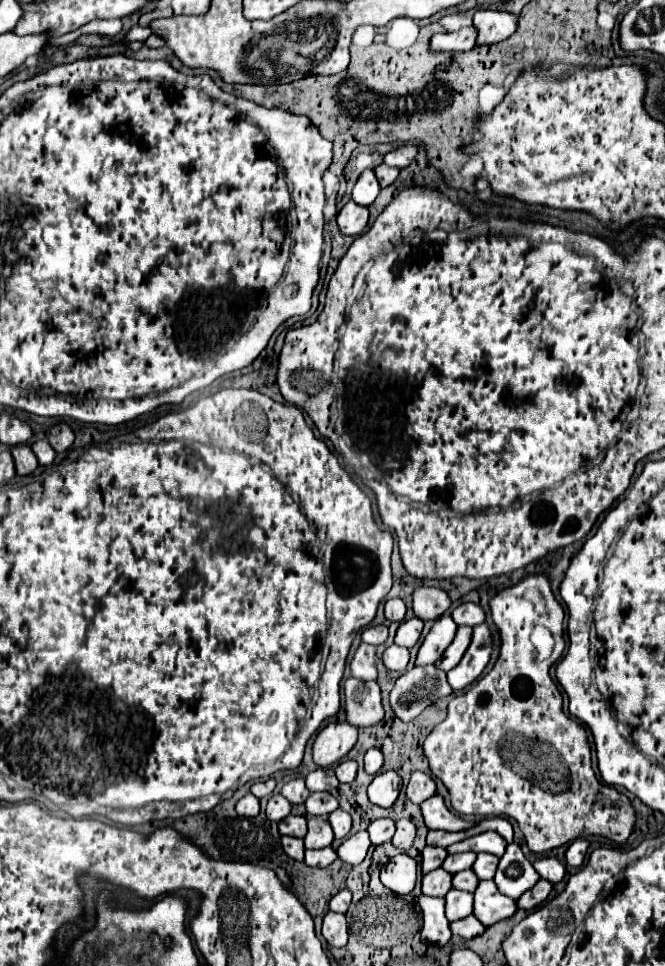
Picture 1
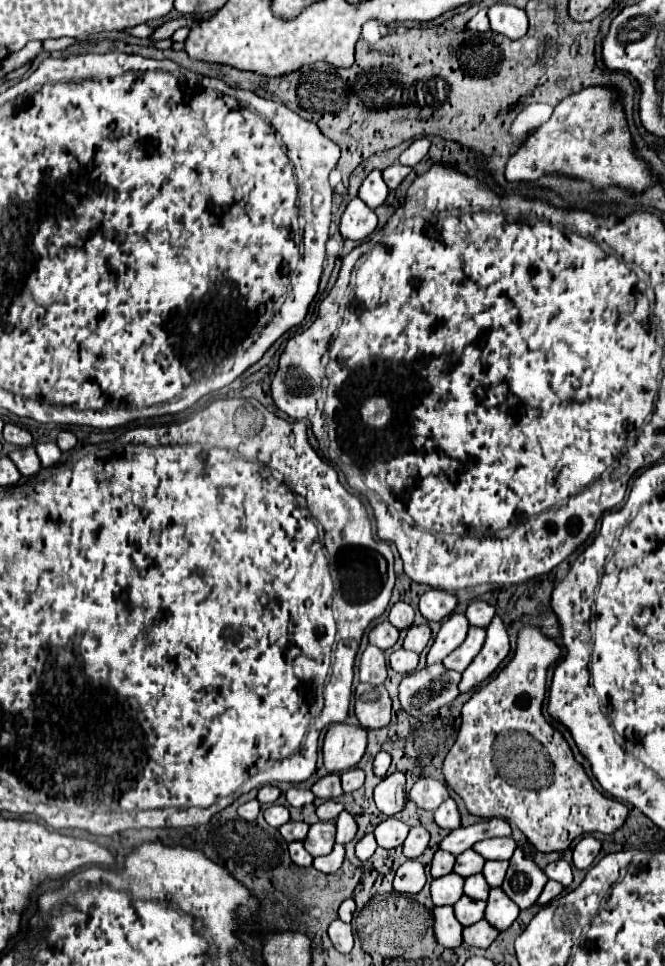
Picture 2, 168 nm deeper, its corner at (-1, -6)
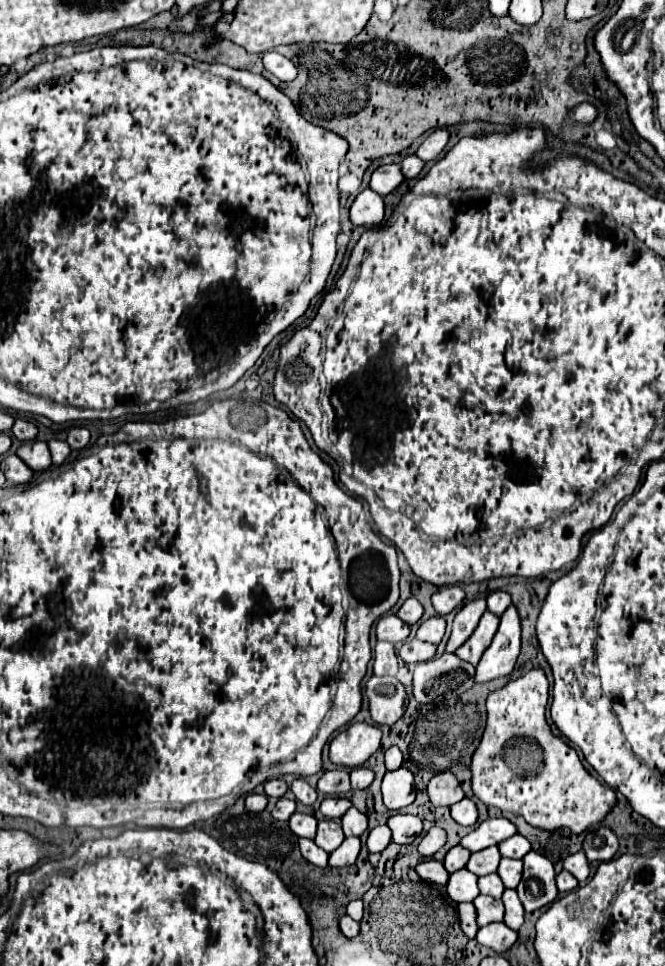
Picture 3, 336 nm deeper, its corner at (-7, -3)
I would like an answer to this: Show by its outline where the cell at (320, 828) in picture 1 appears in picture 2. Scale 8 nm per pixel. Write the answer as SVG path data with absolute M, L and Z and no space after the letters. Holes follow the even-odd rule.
M319 821L311 825L309 835L305 837L303 843L313 857L327 855L335 845L335 825L331 821Z

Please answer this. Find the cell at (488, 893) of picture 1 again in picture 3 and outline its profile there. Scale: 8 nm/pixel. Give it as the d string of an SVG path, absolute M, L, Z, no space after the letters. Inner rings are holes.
M505 890L503 892L503 904L505 904L505 924L511 930L519 930L519 926L523 924L523 904L517 896L515 890Z

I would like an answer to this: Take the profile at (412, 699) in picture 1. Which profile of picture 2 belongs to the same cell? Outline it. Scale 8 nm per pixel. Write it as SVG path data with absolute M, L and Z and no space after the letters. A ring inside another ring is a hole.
M443 663L409 673L399 685L401 707L413 717L433 713L459 695L459 681L461 673L445 669Z

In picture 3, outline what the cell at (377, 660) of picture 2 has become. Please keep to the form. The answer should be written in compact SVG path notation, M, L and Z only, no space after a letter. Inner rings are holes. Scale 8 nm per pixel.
M377 642L375 646L375 660L373 660L373 674L377 676L395 676L397 674L397 656L393 644Z

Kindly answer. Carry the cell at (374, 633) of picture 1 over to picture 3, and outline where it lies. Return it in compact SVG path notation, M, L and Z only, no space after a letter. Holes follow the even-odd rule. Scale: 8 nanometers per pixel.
M387 614L377 622L377 640L385 640L391 644L405 642L409 636L409 624L401 622L395 614Z

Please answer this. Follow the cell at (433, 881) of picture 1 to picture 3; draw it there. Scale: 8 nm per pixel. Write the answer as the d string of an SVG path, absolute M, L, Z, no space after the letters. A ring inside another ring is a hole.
M465 868L453 872L447 882L447 896L457 904L459 902L473 902L479 896L477 876Z

